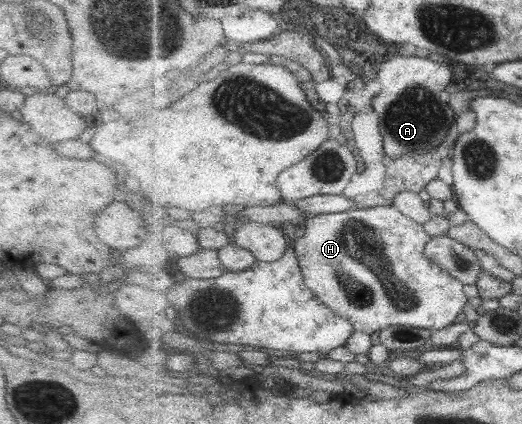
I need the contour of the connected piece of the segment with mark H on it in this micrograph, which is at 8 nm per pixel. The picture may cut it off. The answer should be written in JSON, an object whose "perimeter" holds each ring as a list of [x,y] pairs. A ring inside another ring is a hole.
{"perimeter":[[[393,205],[322,214],[308,219],[305,225],[304,234],[294,240],[293,246],[306,285],[334,314],[349,319],[355,332],[372,334],[390,326],[412,326],[438,331],[454,324],[454,320],[468,305],[468,298],[464,294],[465,284],[432,262],[425,253],[426,245],[433,239],[430,233],[424,231],[425,226],[406,217]]]}

